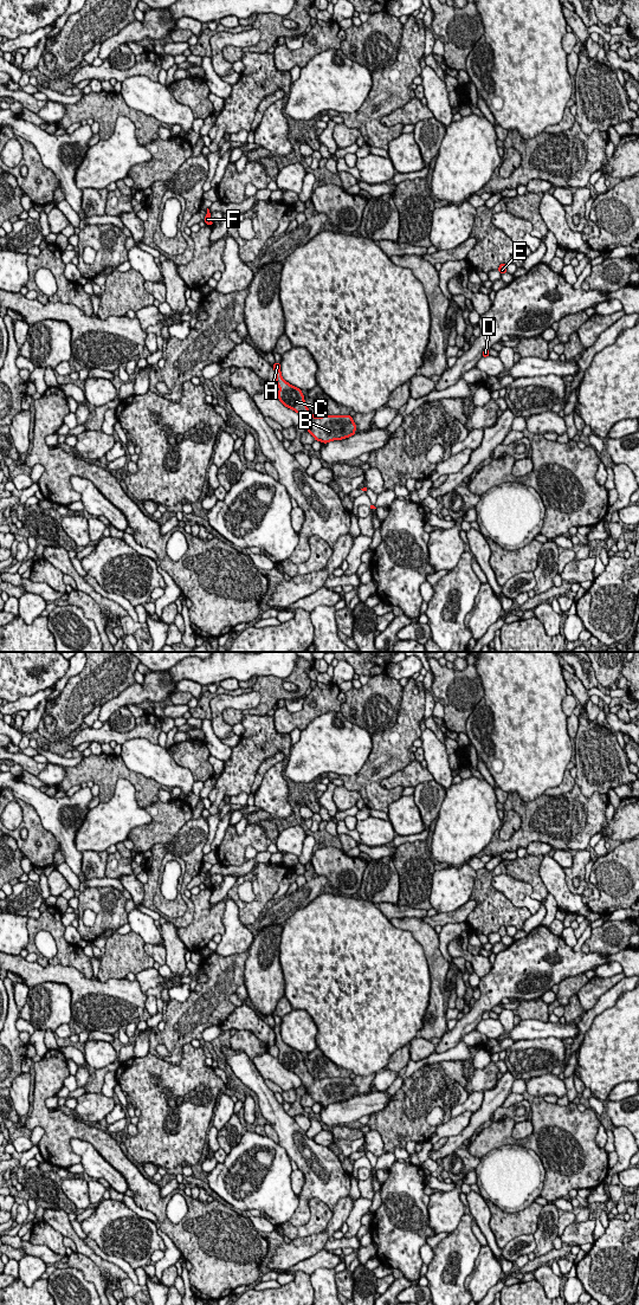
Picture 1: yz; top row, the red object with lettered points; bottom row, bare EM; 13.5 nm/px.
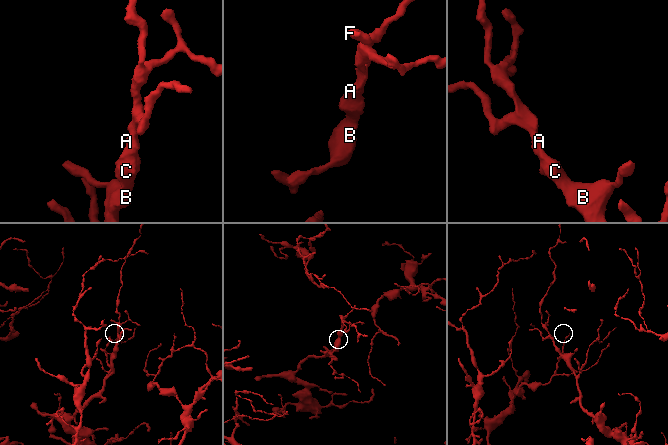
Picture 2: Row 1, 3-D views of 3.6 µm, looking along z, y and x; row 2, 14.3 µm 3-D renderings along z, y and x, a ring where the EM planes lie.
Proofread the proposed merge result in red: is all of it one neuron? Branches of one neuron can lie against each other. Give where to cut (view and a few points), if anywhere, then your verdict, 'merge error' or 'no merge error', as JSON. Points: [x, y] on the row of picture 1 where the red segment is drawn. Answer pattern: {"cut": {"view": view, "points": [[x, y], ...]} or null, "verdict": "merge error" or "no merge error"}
{"cut": null, "verdict": "no merge error"}

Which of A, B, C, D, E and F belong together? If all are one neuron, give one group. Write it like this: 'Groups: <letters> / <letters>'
Groups: A B C D E F

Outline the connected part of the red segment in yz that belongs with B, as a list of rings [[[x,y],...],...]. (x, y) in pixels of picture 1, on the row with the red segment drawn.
[[[275,362],[272,366],[276,373],[276,383],[279,387],[278,399],[280,402],[293,409],[303,419],[306,431],[317,441],[324,444],[333,440],[341,440],[355,434],[356,425],[350,415],[323,415],[314,416],[308,409],[302,390],[288,383],[280,373],[280,363]]]

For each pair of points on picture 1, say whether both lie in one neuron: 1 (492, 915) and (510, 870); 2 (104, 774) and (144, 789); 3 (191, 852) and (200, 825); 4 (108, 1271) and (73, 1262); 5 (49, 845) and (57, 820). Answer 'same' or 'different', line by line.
1: same
2: same
3: same
4: different
5: different

